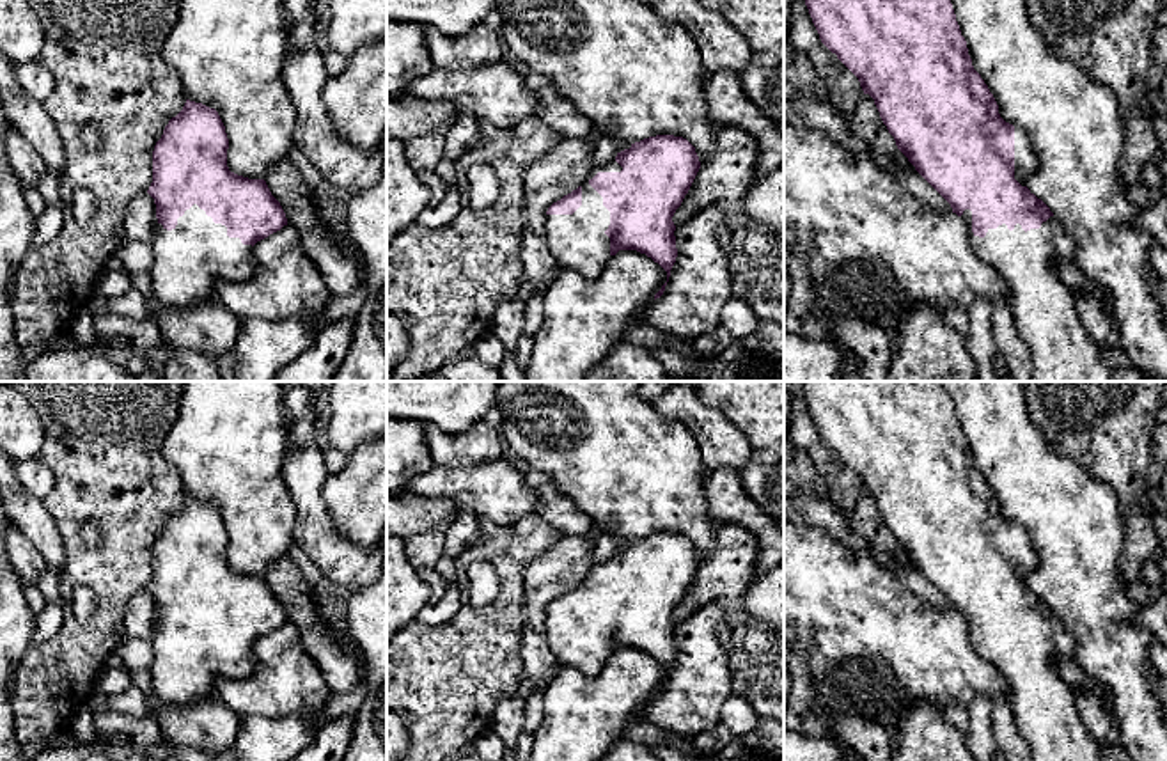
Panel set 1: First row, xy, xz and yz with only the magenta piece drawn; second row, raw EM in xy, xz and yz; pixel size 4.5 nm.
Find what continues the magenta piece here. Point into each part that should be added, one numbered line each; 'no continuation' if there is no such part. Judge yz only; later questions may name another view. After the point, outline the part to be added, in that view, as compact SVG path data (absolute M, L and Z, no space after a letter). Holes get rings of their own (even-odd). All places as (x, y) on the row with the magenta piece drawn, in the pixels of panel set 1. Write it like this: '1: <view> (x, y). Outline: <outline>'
1: yz (1043, 307). Outline: M970 209L963 211L961 222L974 254L990 264L1007 286L1009 312L1030 353L1032 381L1144 381L1142 371L1132 364L1121 369L1103 364L1103 349L1117 346L1116 339L1103 346L1089 339L1077 312L1078 294L1057 273L1061 263L1075 263L1077 255L1077 239L1057 216L1050 216L1039 229L1027 232L1020 224L1013 231L1002 224L988 229L984 238L972 232Z

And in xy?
1: xy (188, 261). Outline: M197 204L172 231L156 224L149 243L154 302L170 309L206 305L208 298L216 300L218 280L245 282L257 270L252 245L229 238L227 227L215 224Z

